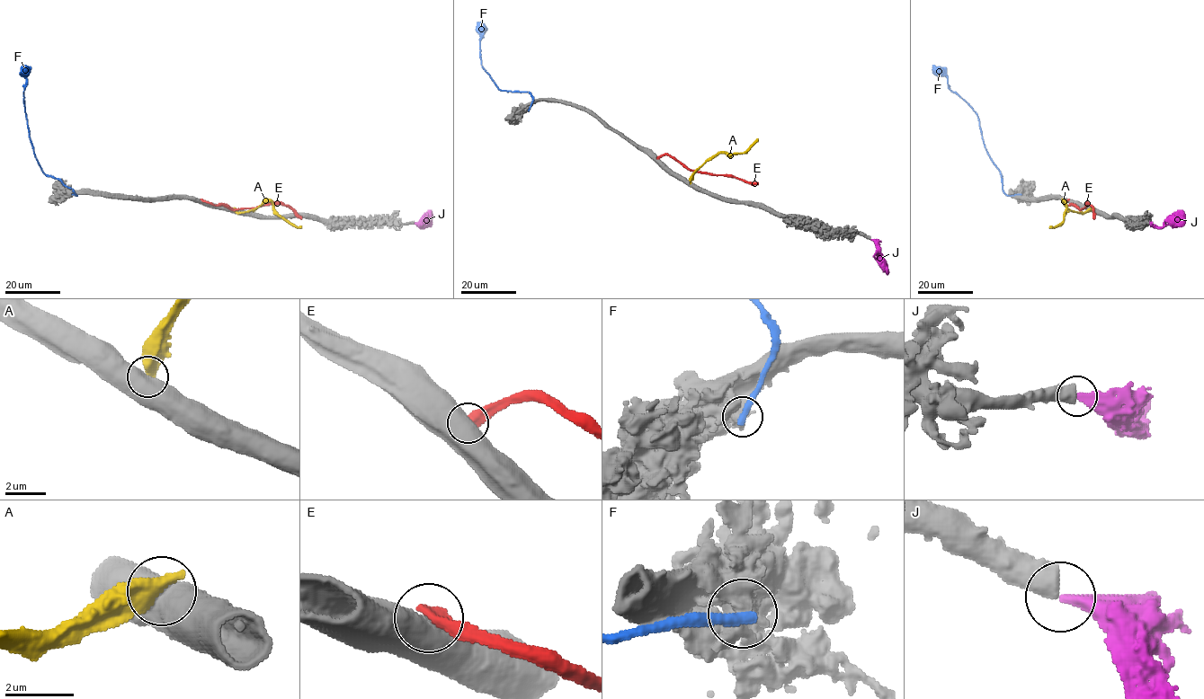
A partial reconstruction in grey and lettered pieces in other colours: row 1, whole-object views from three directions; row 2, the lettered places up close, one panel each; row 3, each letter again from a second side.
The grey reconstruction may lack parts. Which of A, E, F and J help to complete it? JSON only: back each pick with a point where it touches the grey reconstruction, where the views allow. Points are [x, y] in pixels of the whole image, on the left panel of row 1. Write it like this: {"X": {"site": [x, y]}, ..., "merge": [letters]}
{"J": {"site": [414, 223]}, "merge": ["J"]}

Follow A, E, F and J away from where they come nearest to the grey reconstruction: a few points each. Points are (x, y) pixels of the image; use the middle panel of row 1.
A: (690, 182), (691, 176), (719, 153), (729, 155), (743, 153), (758, 138)
E: (657, 158), (668, 154), (691, 170), (734, 176), (758, 183)
F: (529, 110), (533, 97), (529, 92), (501, 91), (482, 66), (480, 40), (483, 37), (478, 30), (481, 22)
J: (870, 239), (876, 245), (878, 261), (887, 274)

